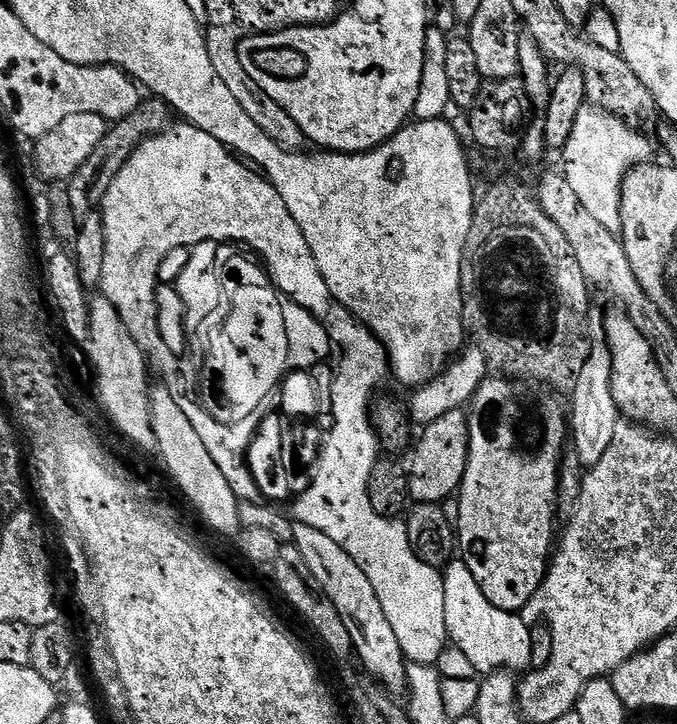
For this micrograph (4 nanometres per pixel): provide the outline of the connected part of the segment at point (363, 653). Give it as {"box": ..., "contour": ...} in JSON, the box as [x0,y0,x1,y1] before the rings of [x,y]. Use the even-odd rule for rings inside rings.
{"box":[291,522,408,696],"contour":[[[296,522],[292,526],[291,543],[302,553],[306,566],[310,566],[310,574],[322,586],[324,596],[334,602],[338,614],[342,614],[342,622],[346,630],[350,630],[352,647],[356,656],[362,660],[365,668],[373,675],[372,678],[385,690],[394,696],[403,695],[408,687],[408,661],[401,650],[398,636],[391,629],[382,604],[370,583],[370,578],[363,573],[362,568],[334,538],[322,534],[322,530],[314,530],[314,526]]]}

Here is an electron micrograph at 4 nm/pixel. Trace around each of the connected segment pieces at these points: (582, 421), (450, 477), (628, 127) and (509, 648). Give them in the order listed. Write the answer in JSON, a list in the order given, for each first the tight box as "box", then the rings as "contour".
[{"box":[570,343,622,469],"contour":[[[593,343],[592,349],[582,374],[578,374],[578,382],[572,387],[570,393],[570,444],[574,455],[579,458],[585,469],[593,468],[602,462],[602,454],[606,454],[610,441],[614,439],[614,430],[622,423],[620,408],[614,402],[612,389],[612,359],[607,344]]]},{"box":[408,407,470,505],"contour":[[[463,407],[442,414],[442,418],[434,418],[434,422],[423,425],[424,432],[415,437],[411,445],[412,464],[408,478],[408,494],[416,504],[443,505],[457,495],[460,484],[466,474],[466,462],[470,450],[469,413]]]},{"box":[562,106,653,234],"contour":[[[585,106],[579,110],[577,121],[570,133],[569,141],[562,149],[564,177],[570,182],[574,194],[582,206],[590,210],[597,222],[606,230],[619,234],[622,230],[622,186],[624,176],[638,164],[647,164],[653,159],[652,144],[635,132],[631,123],[614,116],[604,108]]]},{"box":[440,558,533,676],"contour":[[[462,558],[449,561],[442,575],[446,628],[453,646],[440,655],[440,664],[446,666],[453,658],[464,656],[482,676],[492,671],[519,672],[524,667],[527,669],[532,663],[533,654],[531,627],[517,613],[500,610],[490,603]]]}]

